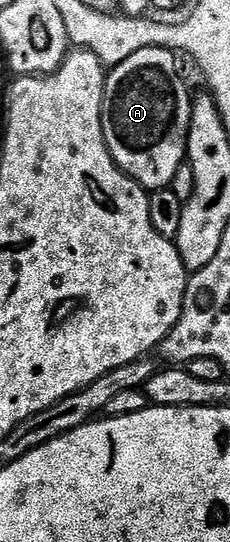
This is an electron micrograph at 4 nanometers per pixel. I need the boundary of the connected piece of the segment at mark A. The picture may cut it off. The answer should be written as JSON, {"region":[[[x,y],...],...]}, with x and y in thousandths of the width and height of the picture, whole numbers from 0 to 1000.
{"region":[[[700,87],[600,90],[583,105],[530,113],[530,120],[483,125],[452,148],[443,186],[443,238],[461,268],[513,306],[591,338],[648,354],[743,347],[761,321],[817,292],[817,247],[835,236],[839,170],[817,170],[783,131],[765,125],[770,103]]]}

